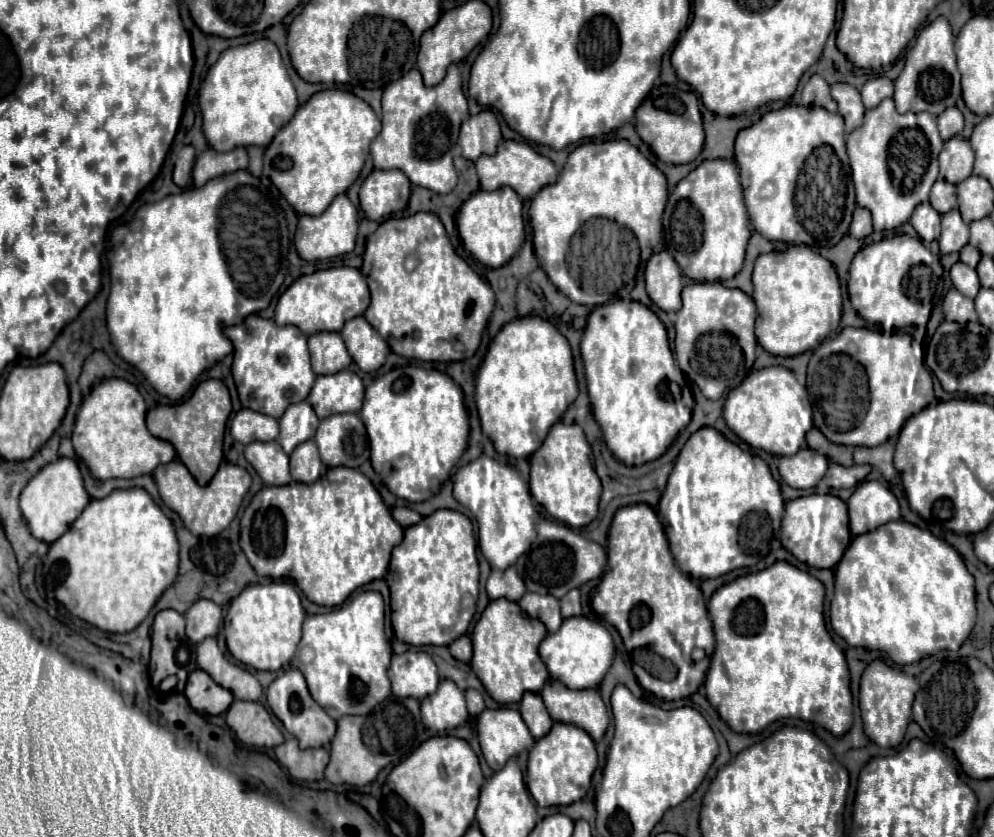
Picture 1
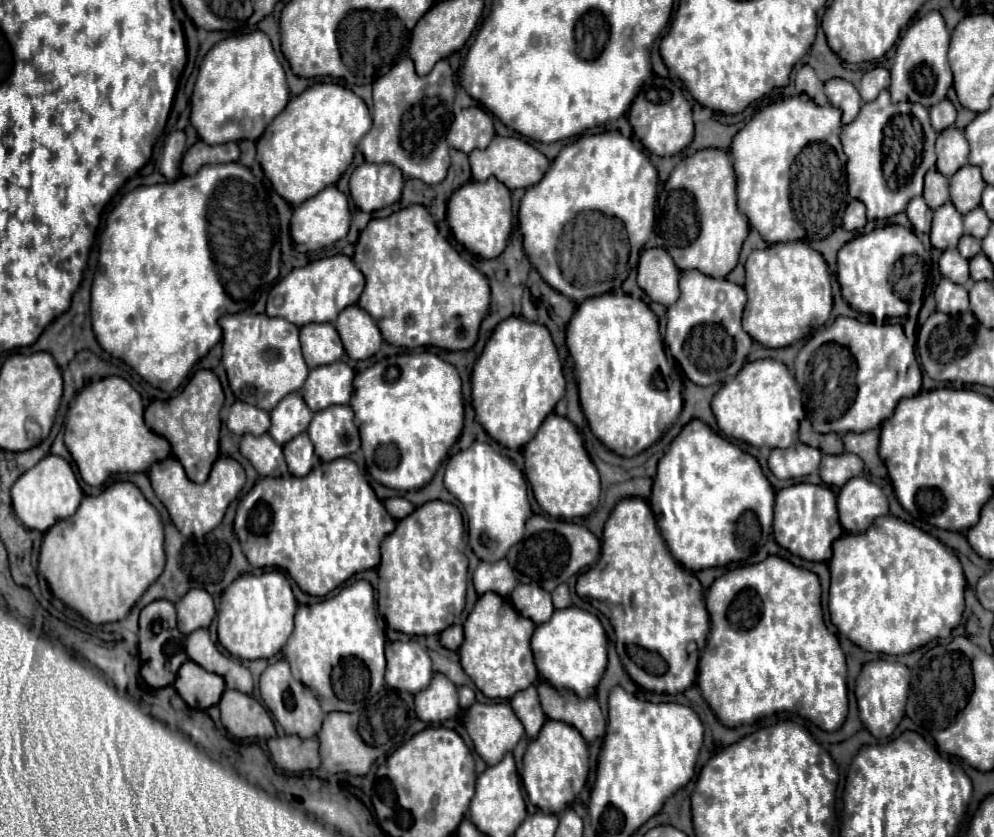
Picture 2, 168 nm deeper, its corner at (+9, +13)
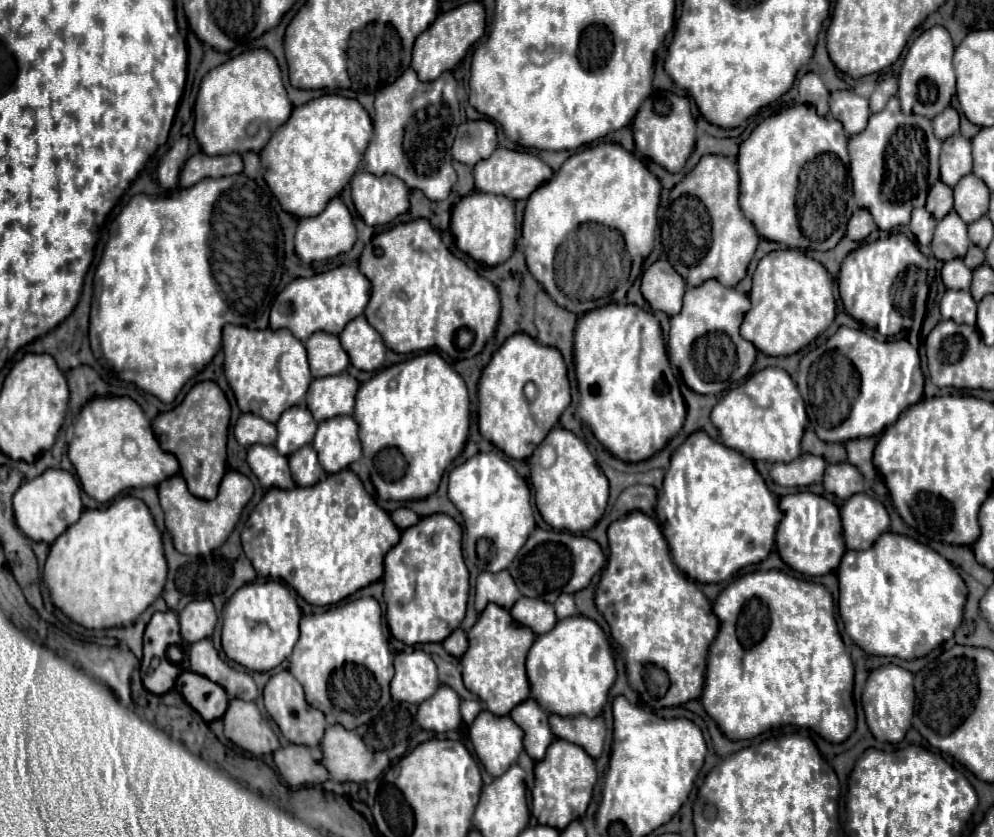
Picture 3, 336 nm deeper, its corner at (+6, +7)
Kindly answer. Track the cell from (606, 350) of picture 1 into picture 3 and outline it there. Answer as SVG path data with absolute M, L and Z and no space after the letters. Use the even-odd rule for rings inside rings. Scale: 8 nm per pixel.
M612 302L582 315L574 333L574 365L580 389L580 407L576 409L576 417L584 421L594 431L596 439L618 459L630 463L650 459L682 429L686 403L668 361L662 329L656 317L642 307Z

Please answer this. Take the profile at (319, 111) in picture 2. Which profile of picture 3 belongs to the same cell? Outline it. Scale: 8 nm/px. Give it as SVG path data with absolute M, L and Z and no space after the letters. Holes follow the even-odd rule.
M322 95L296 107L290 119L272 133L260 151L264 179L284 211L290 211L294 217L318 215L326 207L326 199L340 195L352 179L370 139L370 115L356 99Z

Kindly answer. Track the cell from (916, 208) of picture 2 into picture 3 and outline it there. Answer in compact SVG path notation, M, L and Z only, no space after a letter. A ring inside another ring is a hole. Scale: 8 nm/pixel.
M924 207L914 211L912 221L910 221L910 229L916 235L920 245L930 245L932 235L934 235L934 227L936 227L936 219Z

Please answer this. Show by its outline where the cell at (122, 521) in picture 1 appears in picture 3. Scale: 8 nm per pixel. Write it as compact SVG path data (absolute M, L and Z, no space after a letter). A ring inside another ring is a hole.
M132 495L114 499L106 509L86 509L78 523L70 525L52 545L44 565L44 583L50 589L52 603L72 621L86 629L108 629L132 625L142 611L156 601L166 583L168 565L164 559L162 537L146 503Z

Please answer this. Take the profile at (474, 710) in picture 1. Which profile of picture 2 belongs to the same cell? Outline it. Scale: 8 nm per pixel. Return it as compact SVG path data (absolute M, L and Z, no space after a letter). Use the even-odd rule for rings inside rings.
M459 687L459 705L461 709L469 709L475 703L475 693L471 687Z

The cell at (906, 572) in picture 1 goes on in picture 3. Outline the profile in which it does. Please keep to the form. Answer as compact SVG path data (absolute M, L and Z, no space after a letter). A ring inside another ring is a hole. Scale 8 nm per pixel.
M892 531L882 533L876 543L866 551L846 551L838 567L838 613L844 621L848 637L870 655L918 659L928 655L954 637L956 627L962 623L962 611L966 603L966 583L956 567L936 553L932 547L918 543L912 537Z

